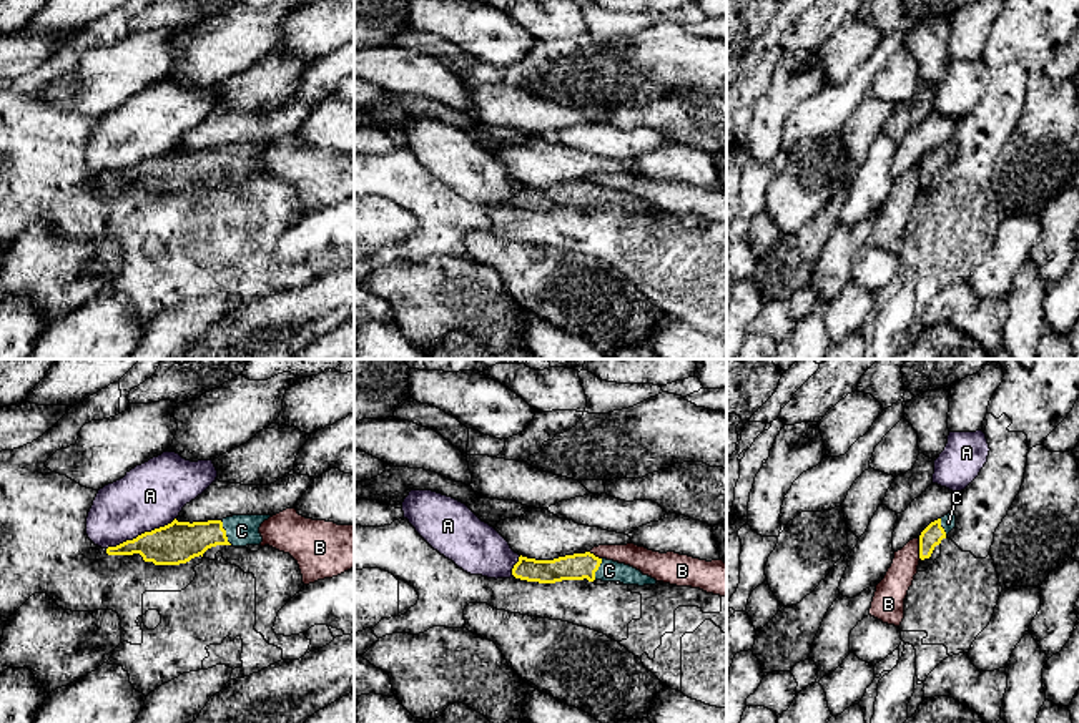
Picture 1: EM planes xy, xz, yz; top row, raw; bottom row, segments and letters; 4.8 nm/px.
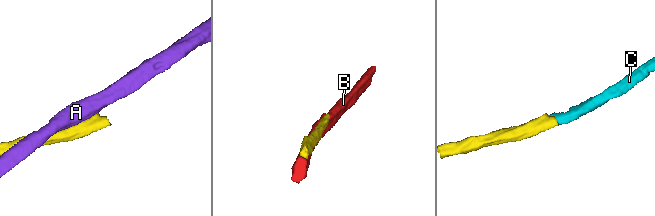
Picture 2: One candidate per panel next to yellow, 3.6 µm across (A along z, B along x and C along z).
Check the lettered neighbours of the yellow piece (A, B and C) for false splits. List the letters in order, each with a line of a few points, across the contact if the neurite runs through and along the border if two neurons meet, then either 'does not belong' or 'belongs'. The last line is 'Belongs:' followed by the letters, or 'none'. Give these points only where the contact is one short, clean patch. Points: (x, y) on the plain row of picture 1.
A: does not belong
B: does not belong
C: line xy (178, 170), (225, 160), (241, 158); belongs
Belongs: C

